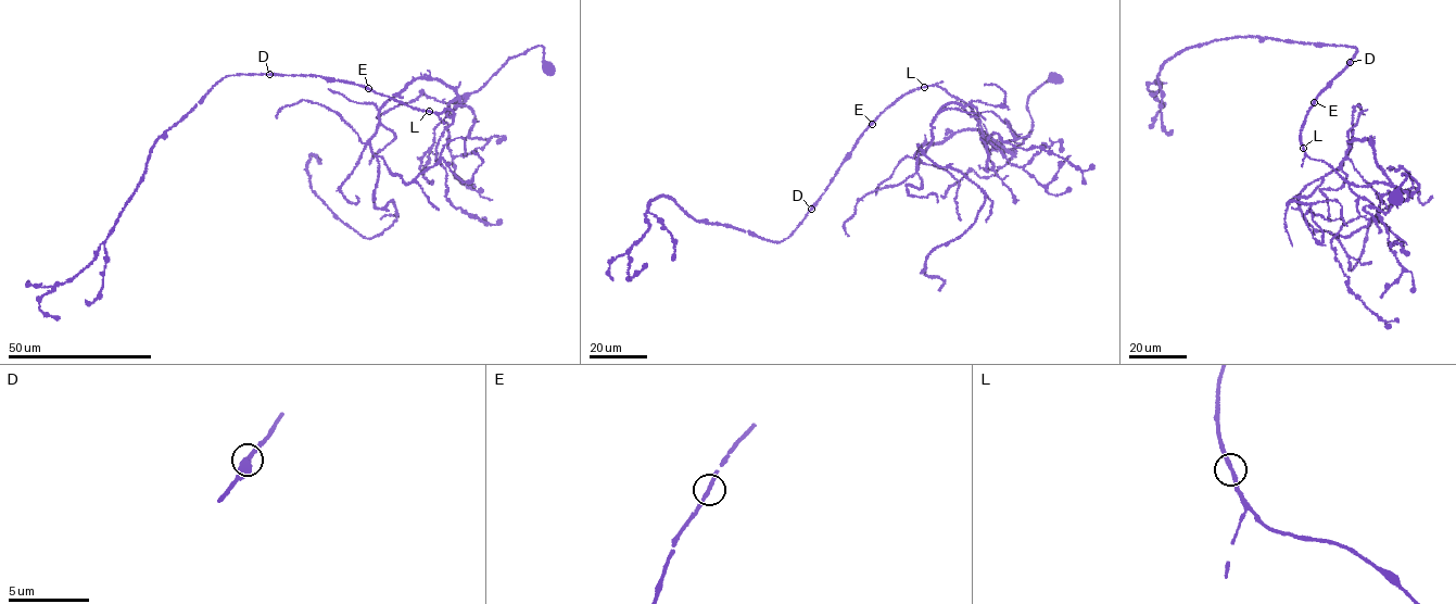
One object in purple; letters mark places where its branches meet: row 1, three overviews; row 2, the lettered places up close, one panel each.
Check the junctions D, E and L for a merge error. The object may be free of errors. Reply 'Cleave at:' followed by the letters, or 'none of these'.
Cleave at: none of these

